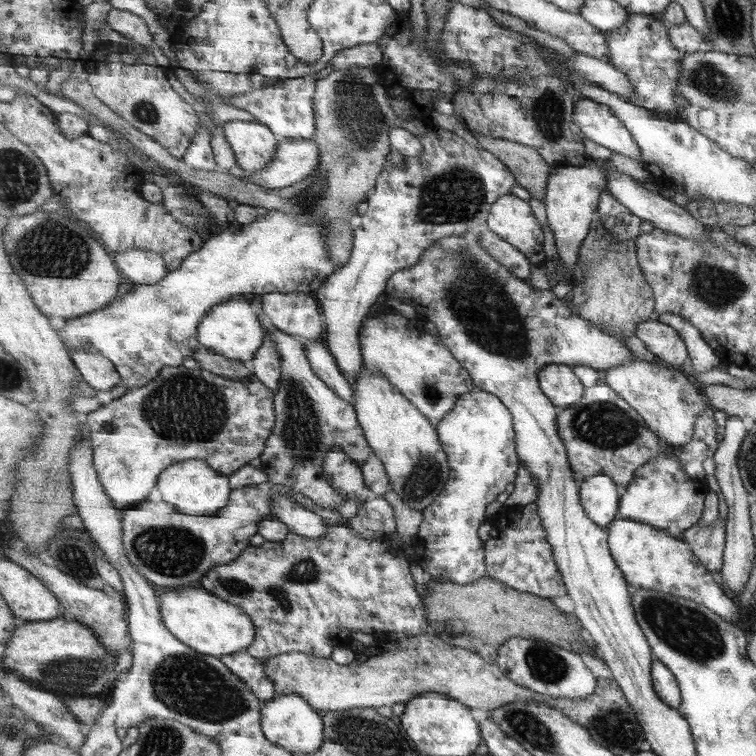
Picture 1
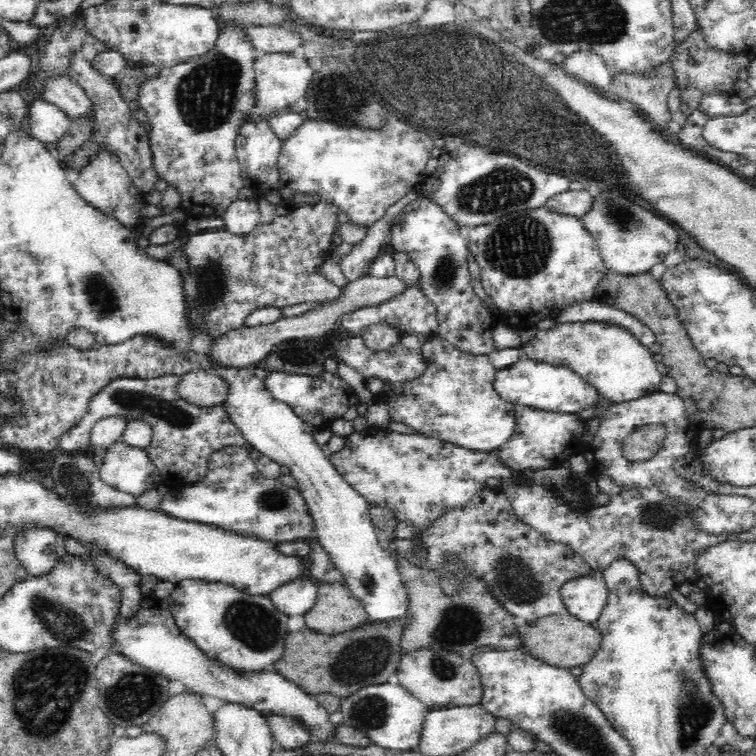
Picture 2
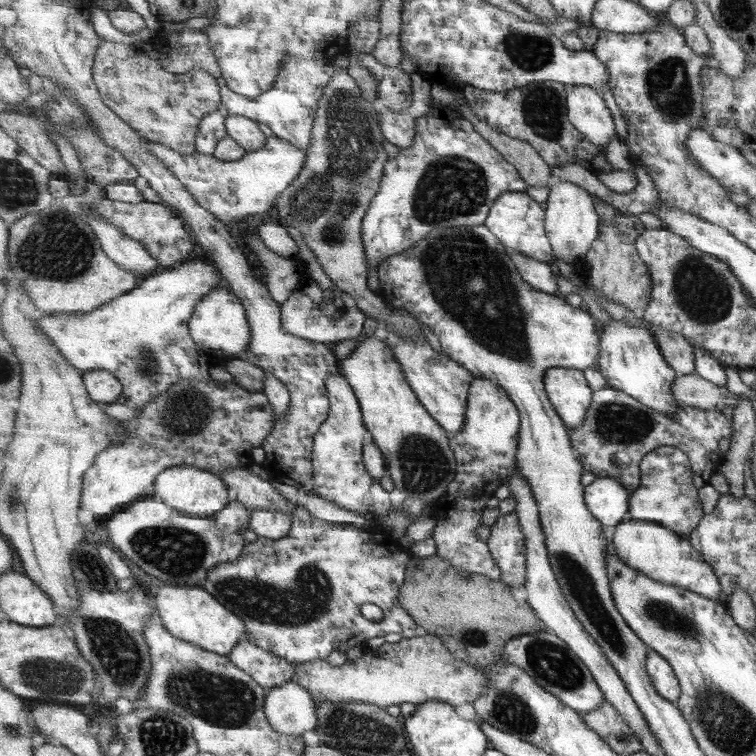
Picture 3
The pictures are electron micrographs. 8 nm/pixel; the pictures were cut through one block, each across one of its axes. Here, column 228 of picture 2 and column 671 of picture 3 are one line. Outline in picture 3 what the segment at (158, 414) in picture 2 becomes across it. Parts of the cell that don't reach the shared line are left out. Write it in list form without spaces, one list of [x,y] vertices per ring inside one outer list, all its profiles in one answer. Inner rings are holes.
[[[613,387],[594,391],[592,406],[588,410],[584,423],[576,429],[570,430],[573,448],[577,450],[579,459],[584,465],[585,471],[593,473],[596,477],[612,477],[621,481],[625,488],[631,492],[641,486],[642,471],[640,462],[656,448],[663,445],[674,446],[684,450],[689,455],[693,470],[693,484],[700,489],[704,484],[709,485],[709,478],[720,471],[723,464],[725,452],[720,450],[719,442],[723,438],[731,438],[735,435],[735,424],[732,418],[727,418],[721,411],[708,411],[689,405],[680,405],[678,419],[665,416],[648,406],[640,400],[633,398],[630,394]]]

